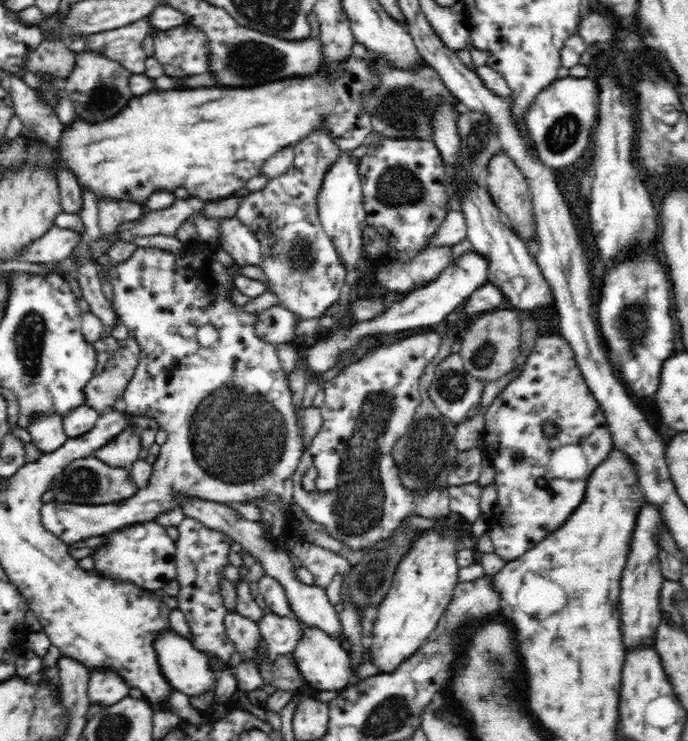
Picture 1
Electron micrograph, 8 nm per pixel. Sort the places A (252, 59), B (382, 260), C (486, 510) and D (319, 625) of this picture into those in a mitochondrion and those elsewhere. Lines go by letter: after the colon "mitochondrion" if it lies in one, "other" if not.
A: mitochondrion
B: other
C: other
D: other

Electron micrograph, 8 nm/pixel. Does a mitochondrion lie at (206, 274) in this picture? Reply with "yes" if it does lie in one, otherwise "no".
no

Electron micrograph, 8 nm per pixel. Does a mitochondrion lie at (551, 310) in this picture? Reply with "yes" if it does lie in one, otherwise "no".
no

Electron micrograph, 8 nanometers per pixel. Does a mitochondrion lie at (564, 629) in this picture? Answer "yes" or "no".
no

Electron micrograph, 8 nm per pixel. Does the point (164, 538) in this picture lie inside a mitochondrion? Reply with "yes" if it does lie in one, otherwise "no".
no

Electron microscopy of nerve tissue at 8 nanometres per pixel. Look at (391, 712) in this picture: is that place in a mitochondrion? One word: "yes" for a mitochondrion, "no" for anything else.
yes

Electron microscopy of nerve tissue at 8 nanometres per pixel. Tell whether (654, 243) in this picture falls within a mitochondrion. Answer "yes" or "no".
no

